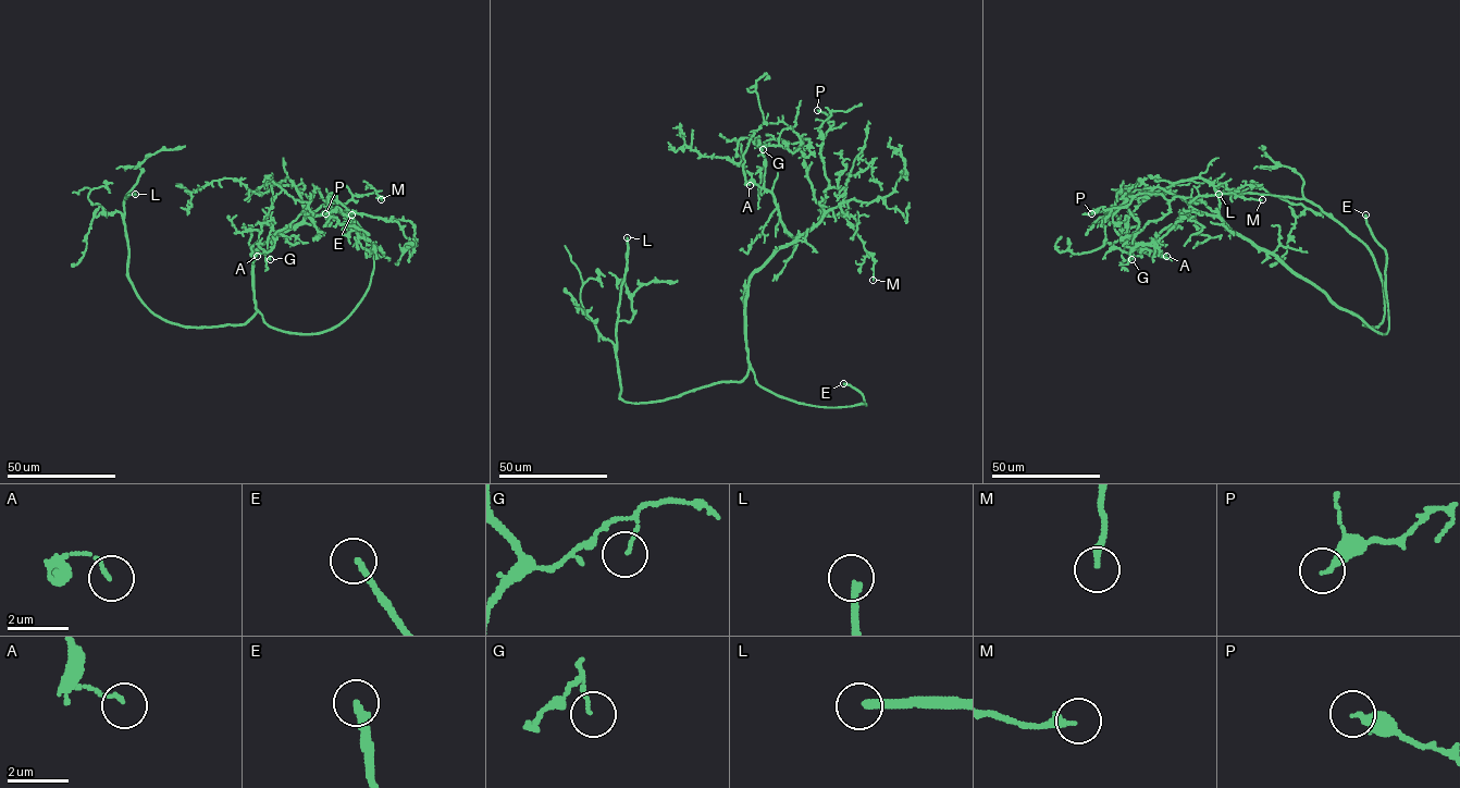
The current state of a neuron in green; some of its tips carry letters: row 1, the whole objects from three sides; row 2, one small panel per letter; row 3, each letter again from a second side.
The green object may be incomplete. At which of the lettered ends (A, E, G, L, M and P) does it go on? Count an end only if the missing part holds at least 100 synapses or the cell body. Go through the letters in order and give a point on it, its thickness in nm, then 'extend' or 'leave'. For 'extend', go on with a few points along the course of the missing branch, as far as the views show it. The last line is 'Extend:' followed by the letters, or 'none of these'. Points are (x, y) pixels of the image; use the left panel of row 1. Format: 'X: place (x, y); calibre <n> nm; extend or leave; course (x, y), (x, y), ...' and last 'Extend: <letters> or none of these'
A: place (257, 256); calibre 110 nm; leave
E: place (351, 214); calibre 200 nm; extend; course (351, 214), (334, 194), (301, 175), (301, 171)
G: place (270, 259); calibre 90 nm; leave
L: place (135, 194); calibre 260 nm; extend; course (135, 194), (140, 196), (149, 186), (160, 186), (177, 174), (193, 171), (244, 175)
M: place (381, 199); calibre 240 nm; leave
P: place (325, 213); calibre 240 nm; leave
Extend: E, L

